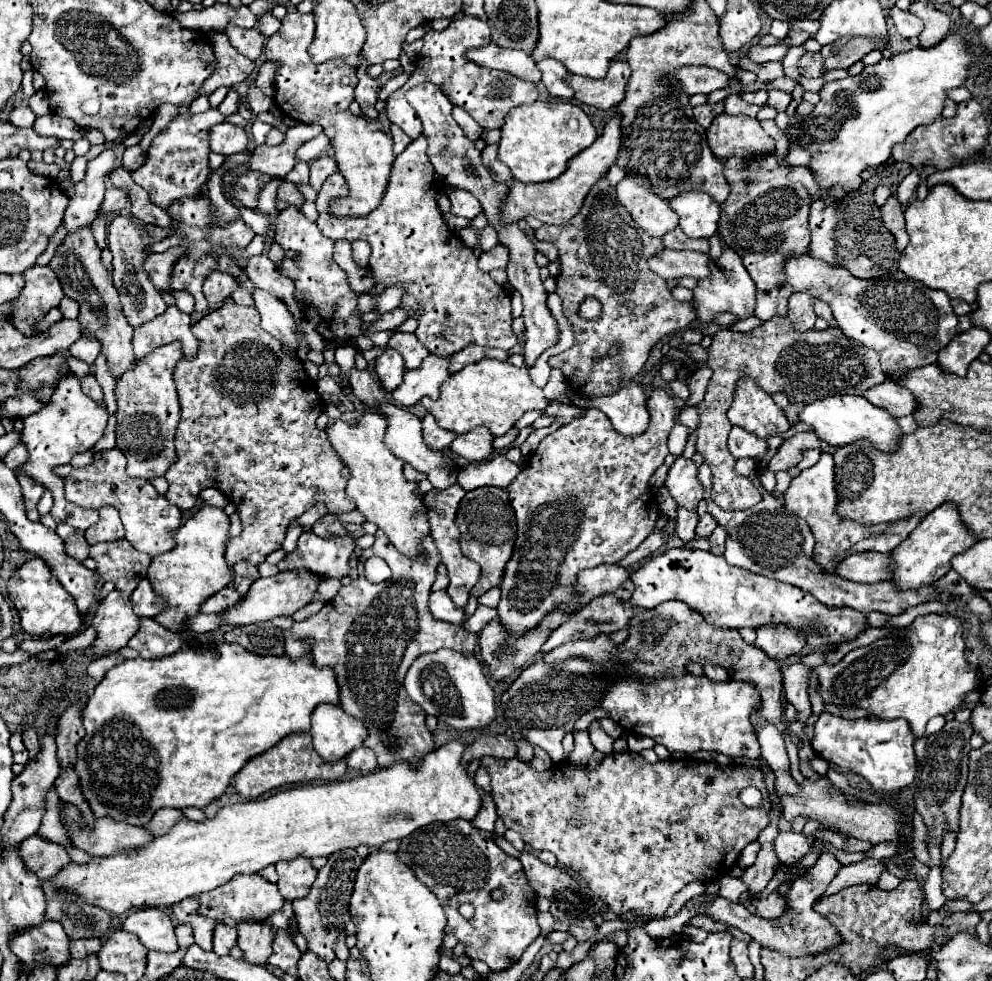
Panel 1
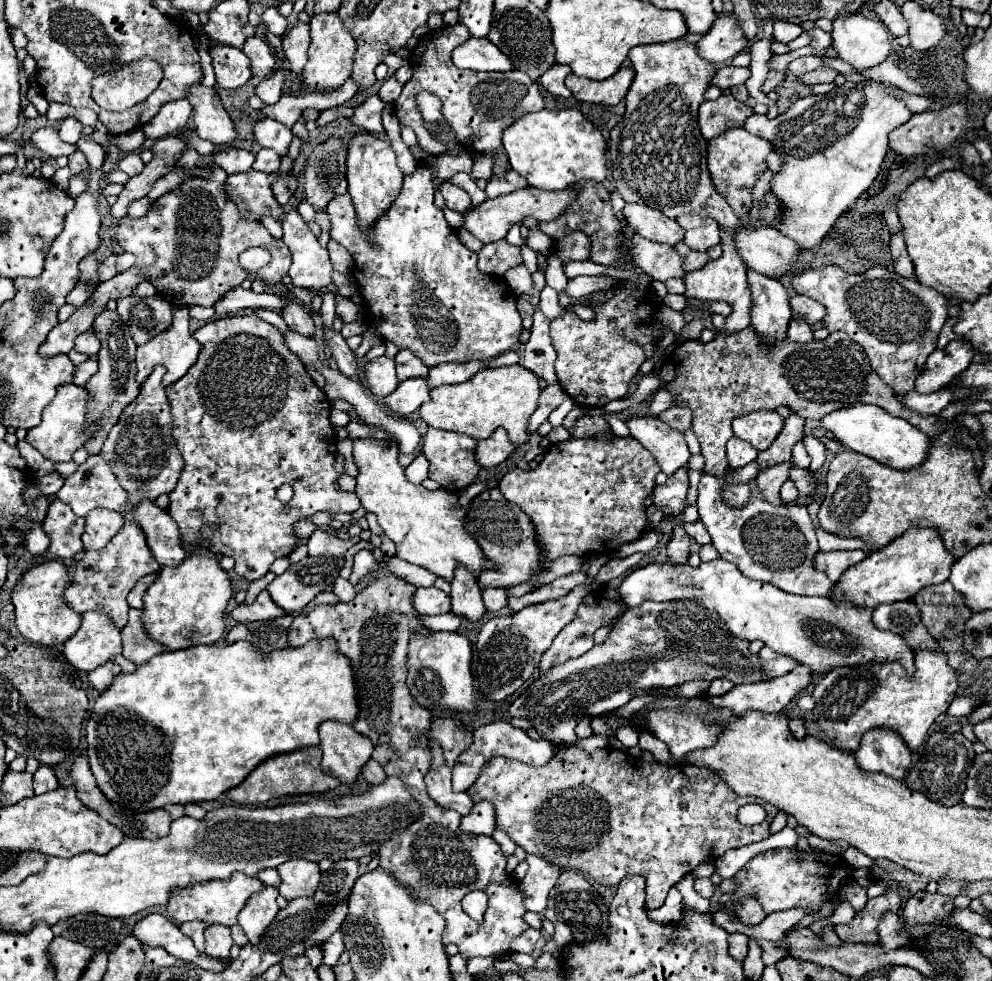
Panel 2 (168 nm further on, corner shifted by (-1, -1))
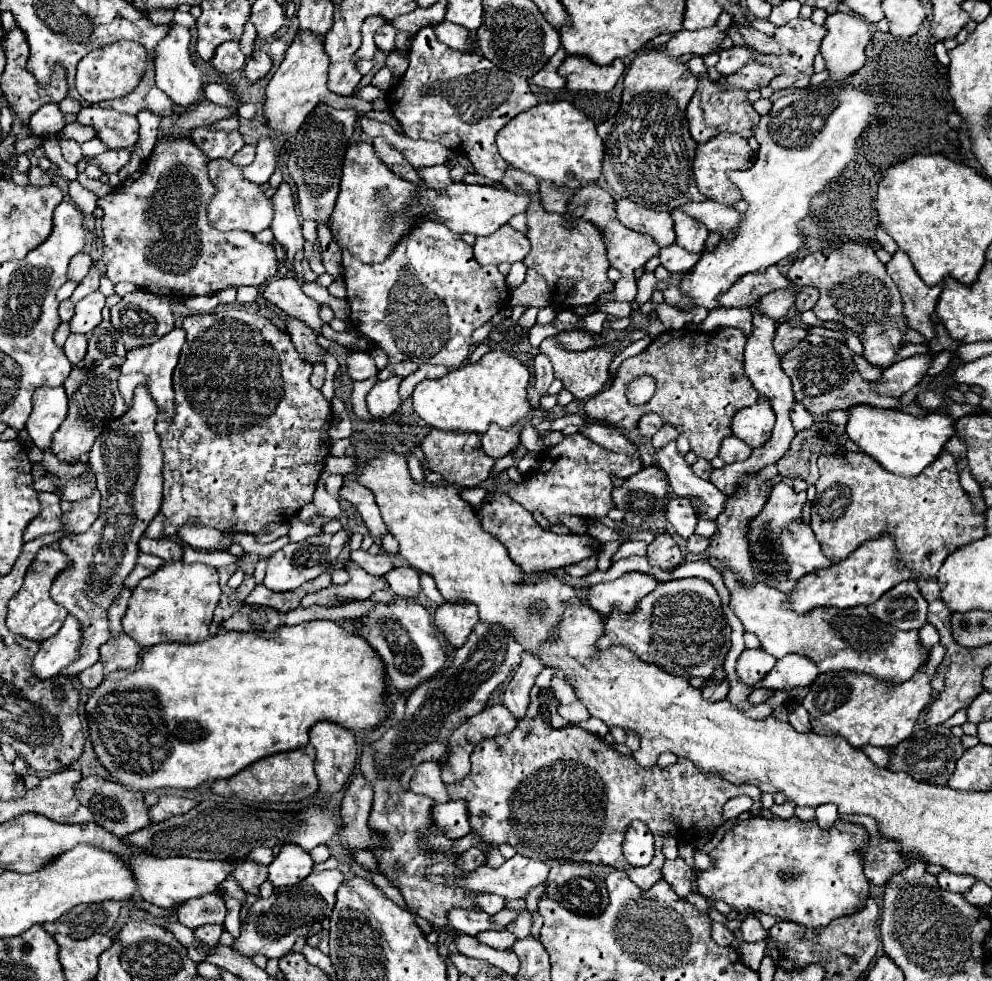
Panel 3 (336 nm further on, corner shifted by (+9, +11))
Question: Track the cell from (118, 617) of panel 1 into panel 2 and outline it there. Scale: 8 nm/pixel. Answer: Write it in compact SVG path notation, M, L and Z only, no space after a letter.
M84 612L82 614L82 626L76 632L74 638L64 642L64 656L66 660L80 672L92 672L96 666L106 664L112 656L122 652L122 638L120 628L114 624L114 620L104 612Z

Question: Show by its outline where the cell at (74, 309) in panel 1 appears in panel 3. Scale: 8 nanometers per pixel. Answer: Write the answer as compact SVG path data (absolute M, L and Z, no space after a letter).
M80 252L80 254L76 254L76 256L72 258L72 262L70 262L68 278L70 278L70 280L76 280L76 282L80 282L80 280L88 274L88 270L90 270L90 268L92 268L92 258L90 258L88 254Z

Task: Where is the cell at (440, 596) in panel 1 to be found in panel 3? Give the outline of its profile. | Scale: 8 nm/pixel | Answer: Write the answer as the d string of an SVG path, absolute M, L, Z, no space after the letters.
M392 568L384 578L396 596L416 598L420 594L420 574L414 568Z

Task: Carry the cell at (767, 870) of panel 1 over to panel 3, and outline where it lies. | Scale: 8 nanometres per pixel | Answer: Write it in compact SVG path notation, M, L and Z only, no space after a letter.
M746 918L740 926L740 932L742 932L742 940L744 942L762 942L766 938L766 930L762 928L760 920L758 918Z

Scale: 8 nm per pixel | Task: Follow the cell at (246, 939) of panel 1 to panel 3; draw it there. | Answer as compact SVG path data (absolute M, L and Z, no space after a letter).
M242 860L236 866L236 872L232 872L232 876L244 888L246 894L258 894L260 884L268 878L268 868L262 864L256 864L252 860Z

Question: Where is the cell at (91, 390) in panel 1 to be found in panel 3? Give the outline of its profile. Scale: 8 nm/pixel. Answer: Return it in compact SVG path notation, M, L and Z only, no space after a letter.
M70 334L68 336L68 340L64 344L64 352L72 364L78 364L86 356L86 344L88 344L88 338L84 334Z

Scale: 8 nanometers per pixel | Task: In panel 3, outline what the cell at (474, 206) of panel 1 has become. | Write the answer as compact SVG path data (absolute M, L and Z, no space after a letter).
M446 164L442 166L428 166L428 168L420 168L416 170L420 180L426 182L426 186L432 186L432 188L444 188L448 186L452 180L450 180L450 168Z

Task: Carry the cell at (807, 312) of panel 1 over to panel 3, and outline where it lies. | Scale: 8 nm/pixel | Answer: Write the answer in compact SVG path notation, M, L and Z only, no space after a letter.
M788 322L778 324L776 336L774 336L774 348L776 348L776 354L782 358L784 352L790 352L790 350L792 350L800 340L804 340L806 336L808 336L808 330L794 328L794 326L790 326Z

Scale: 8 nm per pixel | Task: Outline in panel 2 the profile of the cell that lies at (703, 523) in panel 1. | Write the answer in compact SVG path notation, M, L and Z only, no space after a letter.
M698 520L698 522L694 522L694 524L688 524L688 522L686 522L684 528L686 528L686 532L688 532L698 544L710 544L710 534L706 532L702 520Z

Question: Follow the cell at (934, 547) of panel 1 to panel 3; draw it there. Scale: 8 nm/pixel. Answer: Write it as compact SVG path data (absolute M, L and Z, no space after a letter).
M884 536L884 538L864 542L846 560L840 560L838 564L832 564L826 570L816 570L802 576L794 586L794 590L788 592L788 602L790 608L798 614L808 614L820 606L834 606L834 608L852 608L862 604L870 606L884 592L910 578L914 578L914 574L898 566L892 538Z

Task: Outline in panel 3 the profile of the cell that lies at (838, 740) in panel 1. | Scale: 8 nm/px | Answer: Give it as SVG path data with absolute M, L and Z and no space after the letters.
M864 746L862 748L864 754L878 766L878 768L886 768L888 766L888 758L890 758L890 752L886 748L876 748L876 746Z

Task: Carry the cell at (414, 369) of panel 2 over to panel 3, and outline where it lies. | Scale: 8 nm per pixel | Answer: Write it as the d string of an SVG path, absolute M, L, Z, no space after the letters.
M410 360L400 362L400 364L388 364L384 370L378 372L378 380L386 380L386 378L390 378L390 376L406 378L406 376L410 376L410 374L416 372L416 370L418 370L418 366L416 366L414 362L410 362Z

